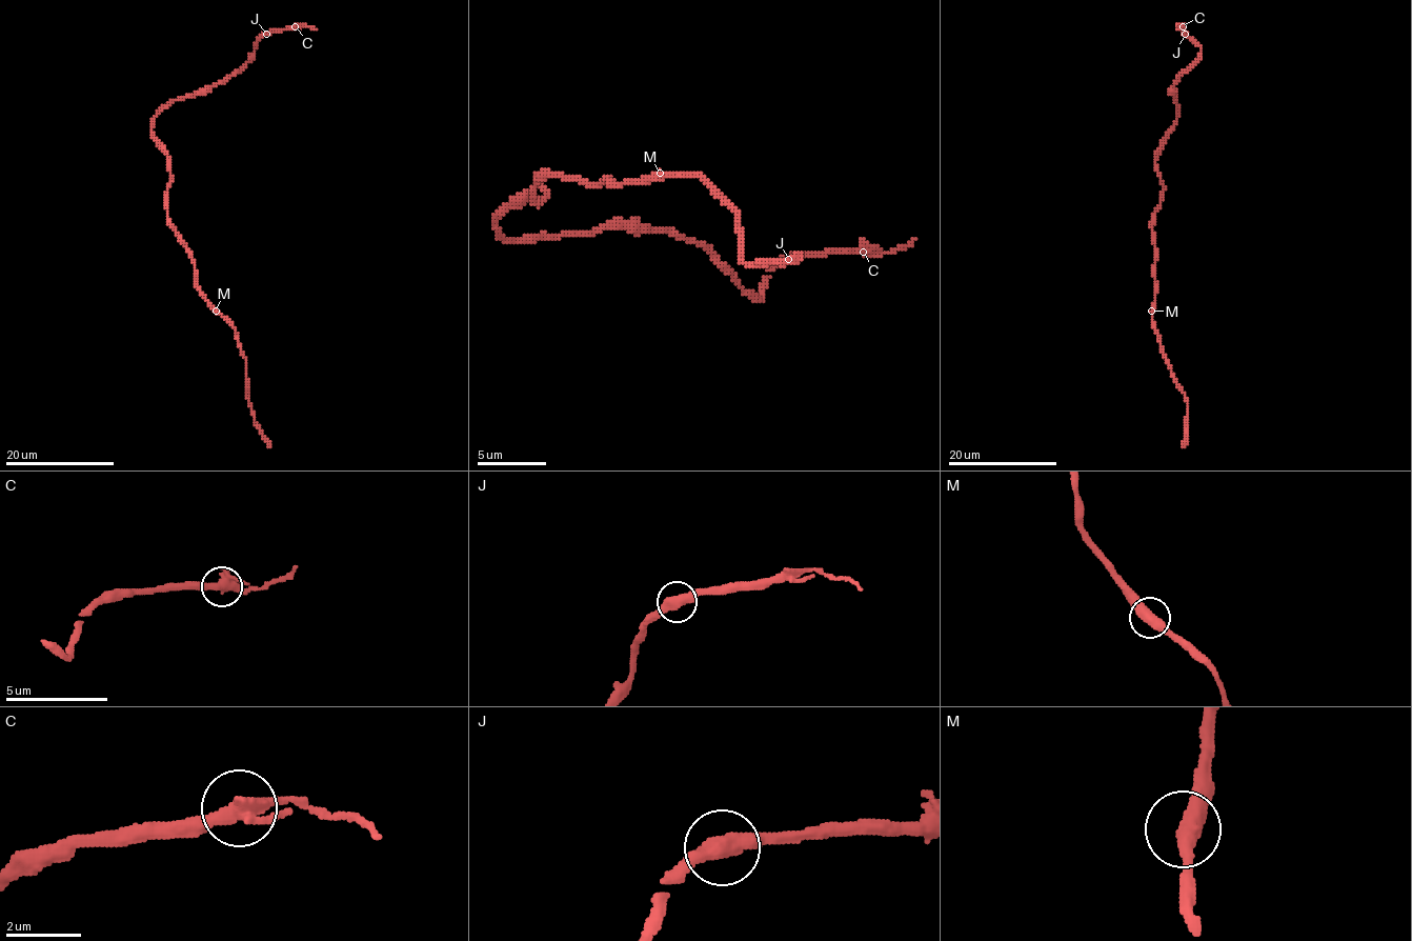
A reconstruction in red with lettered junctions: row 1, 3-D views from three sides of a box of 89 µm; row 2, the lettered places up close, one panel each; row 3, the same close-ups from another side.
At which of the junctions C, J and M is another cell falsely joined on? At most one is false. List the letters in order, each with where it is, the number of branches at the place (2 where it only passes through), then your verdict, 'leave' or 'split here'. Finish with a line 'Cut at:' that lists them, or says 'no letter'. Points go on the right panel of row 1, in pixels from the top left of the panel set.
C: at (1183, 26); 2 branches meet; split here
J: at (1185, 34); 2 branches meet; leave
M: at (1151, 311); 2 branches meet; leave
Cut at: C

